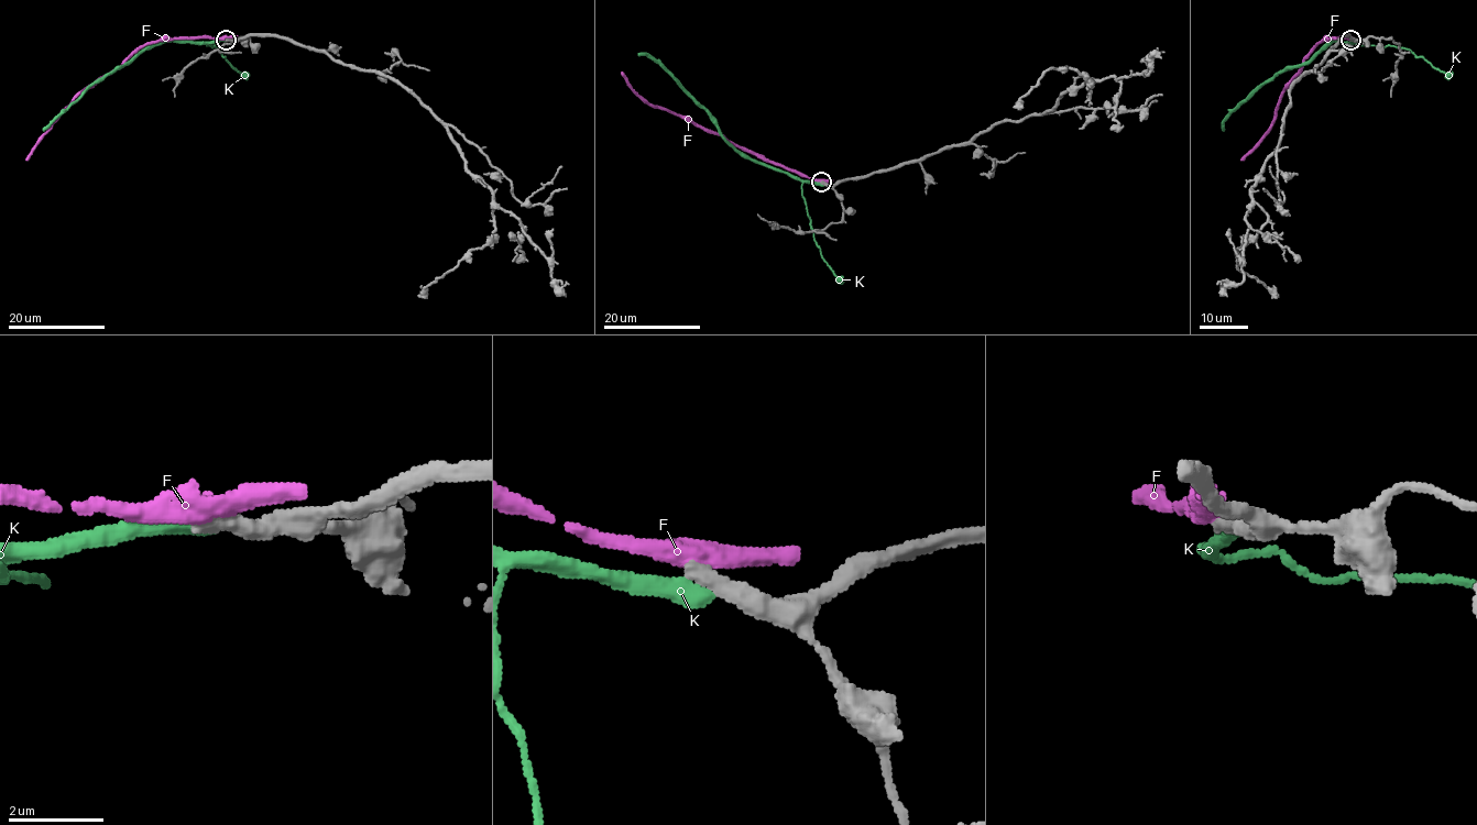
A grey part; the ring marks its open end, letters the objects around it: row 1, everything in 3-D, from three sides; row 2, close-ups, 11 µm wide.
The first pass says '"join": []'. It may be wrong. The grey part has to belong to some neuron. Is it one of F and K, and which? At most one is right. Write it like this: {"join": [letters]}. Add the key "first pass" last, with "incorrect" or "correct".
{"join": [], "first pass": "correct"}

